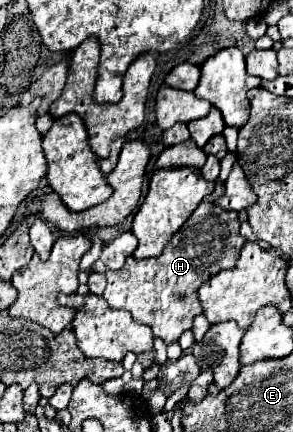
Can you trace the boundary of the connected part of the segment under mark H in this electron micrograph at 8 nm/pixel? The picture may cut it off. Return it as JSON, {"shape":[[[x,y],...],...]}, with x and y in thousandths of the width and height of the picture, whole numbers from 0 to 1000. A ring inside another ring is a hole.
{"shape":[[[689,465],[621,521],[621,535],[580,553],[539,595],[437,595],[416,623],[369,627],[355,692],[382,715],[444,720],[464,748],[505,752],[526,780],[560,785],[573,799],[608,789],[608,780],[655,757],[662,734],[689,725],[676,697],[683,660],[744,627],[799,618],[833,563],[840,553],[819,544],[812,493],[758,488],[737,470]]]}

